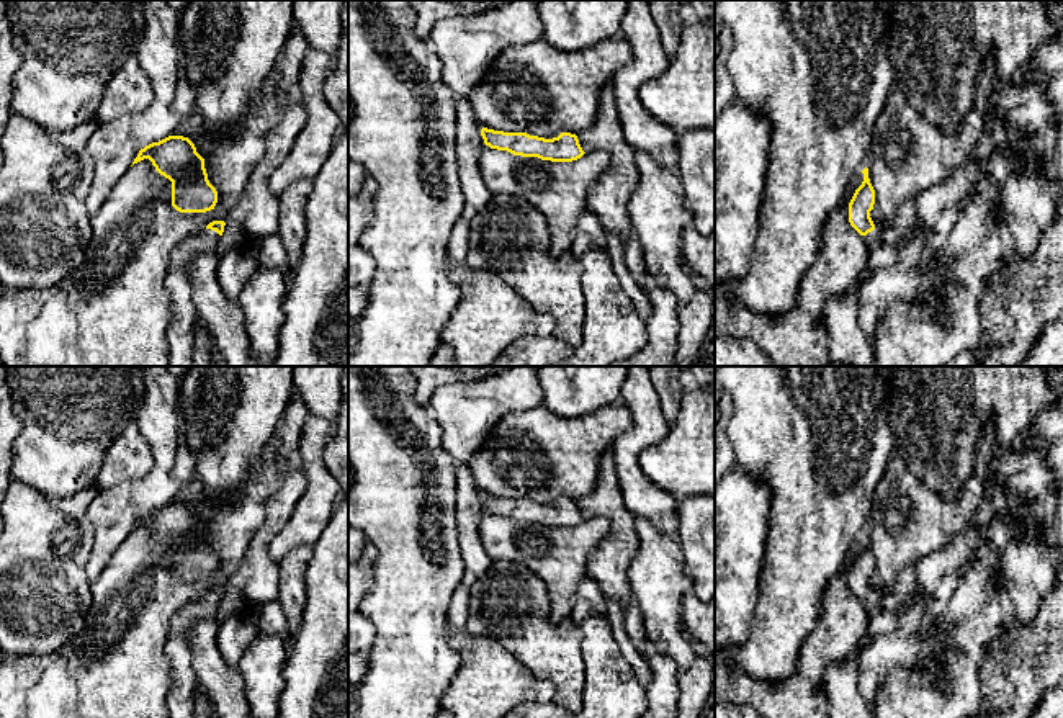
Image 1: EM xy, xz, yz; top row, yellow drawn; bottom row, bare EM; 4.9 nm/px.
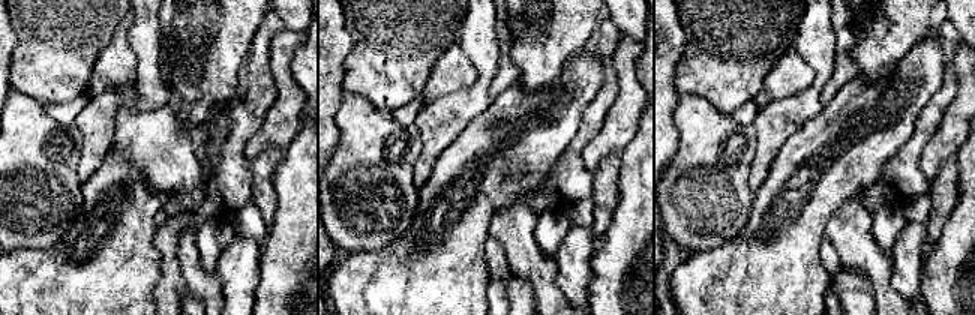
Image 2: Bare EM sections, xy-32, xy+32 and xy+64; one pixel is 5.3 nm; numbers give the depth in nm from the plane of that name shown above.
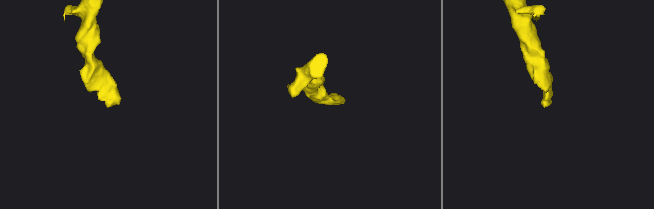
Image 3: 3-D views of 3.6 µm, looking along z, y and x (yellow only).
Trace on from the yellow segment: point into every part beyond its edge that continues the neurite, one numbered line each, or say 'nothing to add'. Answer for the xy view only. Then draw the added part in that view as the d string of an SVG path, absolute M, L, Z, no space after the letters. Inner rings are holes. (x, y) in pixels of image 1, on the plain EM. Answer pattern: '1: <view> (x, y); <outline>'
1: xy (198, 620); M211 595L183 605L170 620L170 633L188 638L191 666L219 718L250 718L242 675L226 664L216 643L219 607Z

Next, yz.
1: yz (893, 640); M878 594L863 605L870 623L862 639L859 692L872 708L878 690L895 669L926 669L937 664L947 636L940 631L940 622L927 631L921 630L929 607L926 595L904 613L883 608Z

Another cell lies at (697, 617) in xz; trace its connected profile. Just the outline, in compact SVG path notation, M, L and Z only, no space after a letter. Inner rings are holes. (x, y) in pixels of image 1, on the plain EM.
M693 592L682 599L680 622L690 639L715 656L715 600L702 602Z

